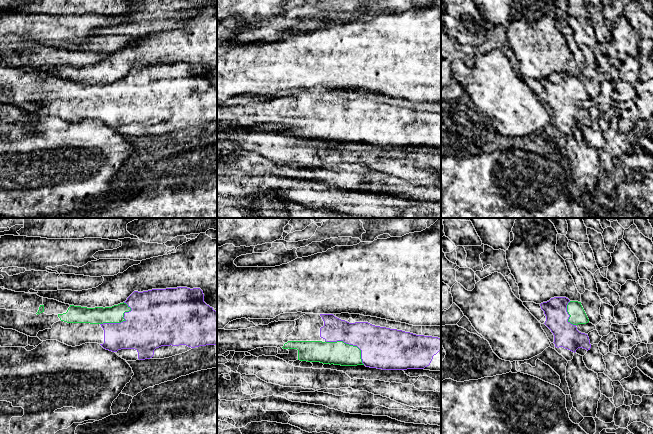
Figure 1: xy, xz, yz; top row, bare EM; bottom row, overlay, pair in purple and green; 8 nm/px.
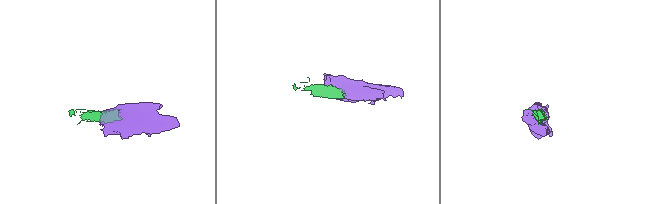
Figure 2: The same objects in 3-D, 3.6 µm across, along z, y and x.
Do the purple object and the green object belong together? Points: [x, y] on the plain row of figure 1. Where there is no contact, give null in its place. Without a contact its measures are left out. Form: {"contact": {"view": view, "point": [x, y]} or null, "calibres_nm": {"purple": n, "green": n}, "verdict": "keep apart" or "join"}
{"contact": {"view": "xy", "point": [118, 99]}, "calibres_nm": {"purple": 380, "green": 140}, "verdict": "join"}

